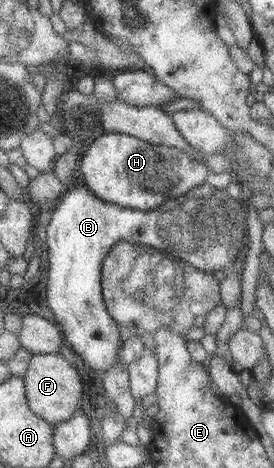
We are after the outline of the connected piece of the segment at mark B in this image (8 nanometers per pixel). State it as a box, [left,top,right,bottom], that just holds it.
[47,182,249,370]

